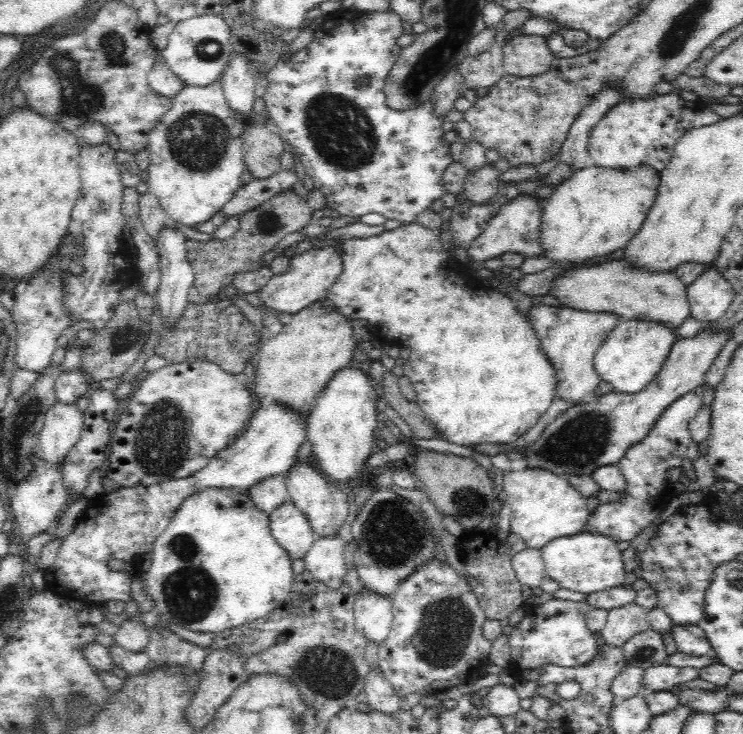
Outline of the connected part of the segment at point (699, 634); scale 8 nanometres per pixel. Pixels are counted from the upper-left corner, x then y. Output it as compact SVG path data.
M672 621L670 631L678 652L696 658L707 656L706 654L710 652L710 643L697 624L684 626Z

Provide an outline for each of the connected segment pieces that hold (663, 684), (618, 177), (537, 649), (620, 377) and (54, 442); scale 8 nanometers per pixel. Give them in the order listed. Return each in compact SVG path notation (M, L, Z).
M660 664L643 670L641 688L642 693L666 692L698 678L696 668L676 668L675 666L666 666Z
M640 163L624 168L606 168L589 164L576 169L544 200L540 224L543 256L580 265L586 258L610 254L625 248L640 230L660 188L660 171Z
M544 592L541 596L531 595L523 603L525 615L519 625L511 631L509 643L511 664L516 666L516 674L524 681L537 679L542 665L553 664L562 668L574 668L585 665L597 655L594 635L586 628L584 616L590 608L585 601L565 601L555 599L554 595Z
M621 319L596 351L594 368L601 380L614 386L614 391L630 394L640 392L661 371L676 341L675 330L662 321Z
M57 400L45 412L36 454L49 464L62 463L81 438L83 428L84 411L76 403Z

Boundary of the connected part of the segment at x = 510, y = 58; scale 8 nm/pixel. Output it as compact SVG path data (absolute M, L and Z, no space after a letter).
M512 35L503 48L503 69L506 75L532 77L546 72L553 58L546 37Z

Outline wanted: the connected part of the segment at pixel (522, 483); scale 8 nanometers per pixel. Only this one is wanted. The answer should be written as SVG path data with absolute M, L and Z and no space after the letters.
M544 468L504 471L503 489L511 507L513 531L528 548L539 549L552 539L578 534L584 530L590 515L587 498L568 483L566 476L558 476Z

